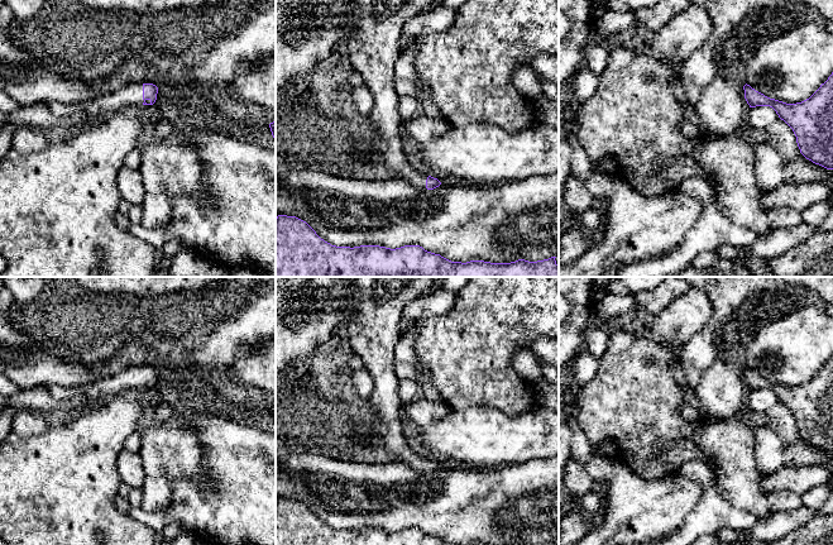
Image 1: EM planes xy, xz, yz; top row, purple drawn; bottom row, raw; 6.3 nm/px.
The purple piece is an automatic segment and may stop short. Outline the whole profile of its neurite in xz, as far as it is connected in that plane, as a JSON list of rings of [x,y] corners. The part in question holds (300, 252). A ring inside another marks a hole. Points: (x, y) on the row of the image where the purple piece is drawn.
[[[296,216],[276,217],[276,277],[559,277],[556,257],[511,263],[470,260],[451,262],[420,245],[391,249],[379,245],[336,247],[321,239],[303,220]]]

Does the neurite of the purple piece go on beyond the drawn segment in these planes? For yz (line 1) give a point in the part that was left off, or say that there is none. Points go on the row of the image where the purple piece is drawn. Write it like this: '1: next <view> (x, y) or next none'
1: next none

